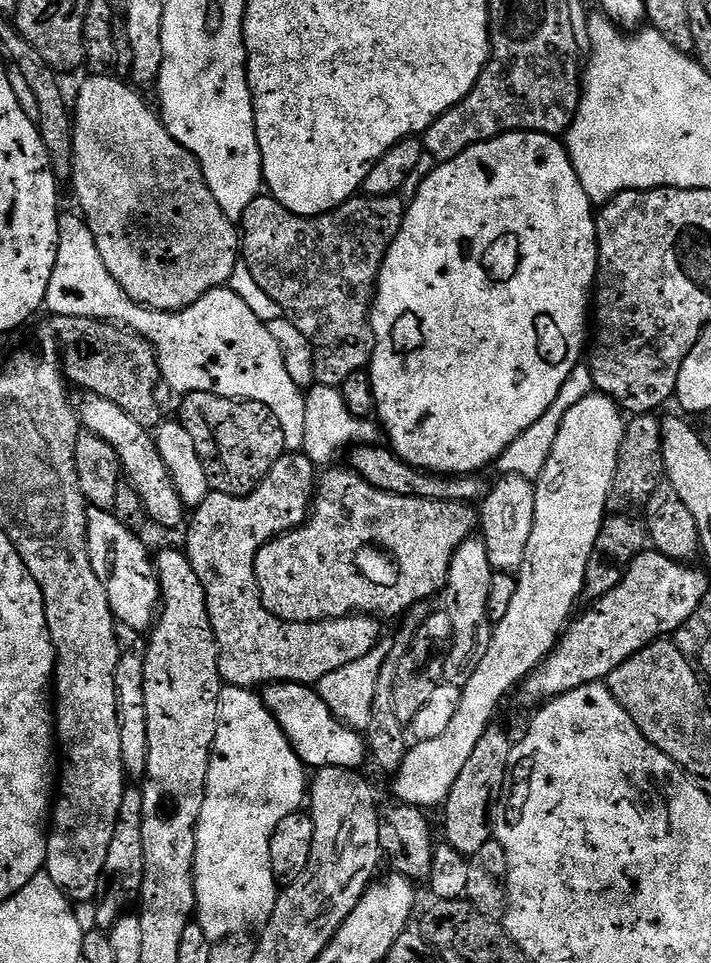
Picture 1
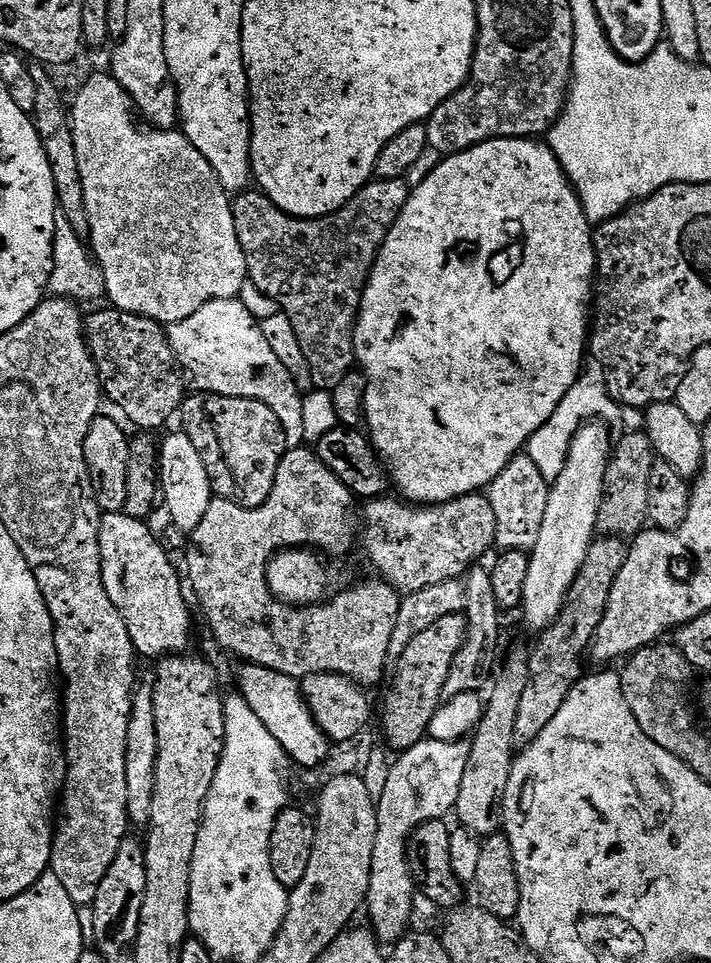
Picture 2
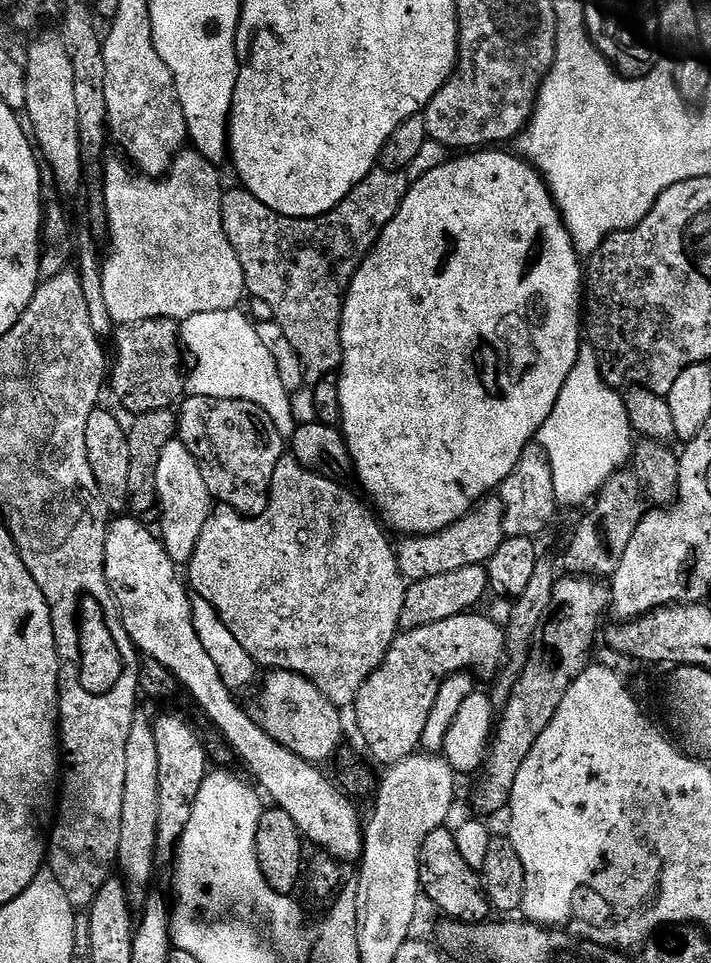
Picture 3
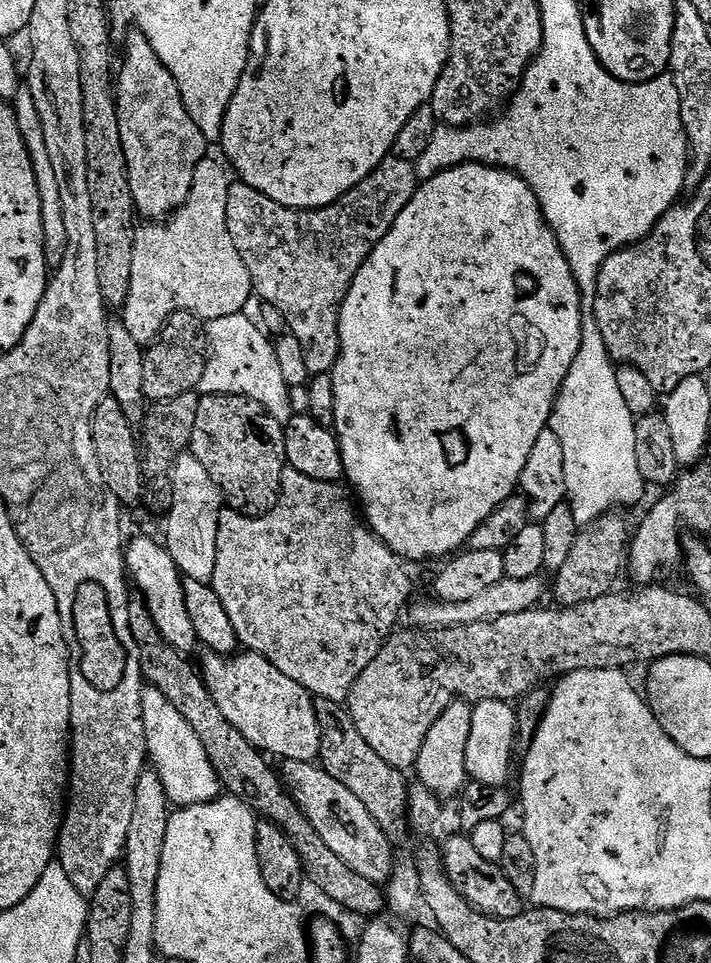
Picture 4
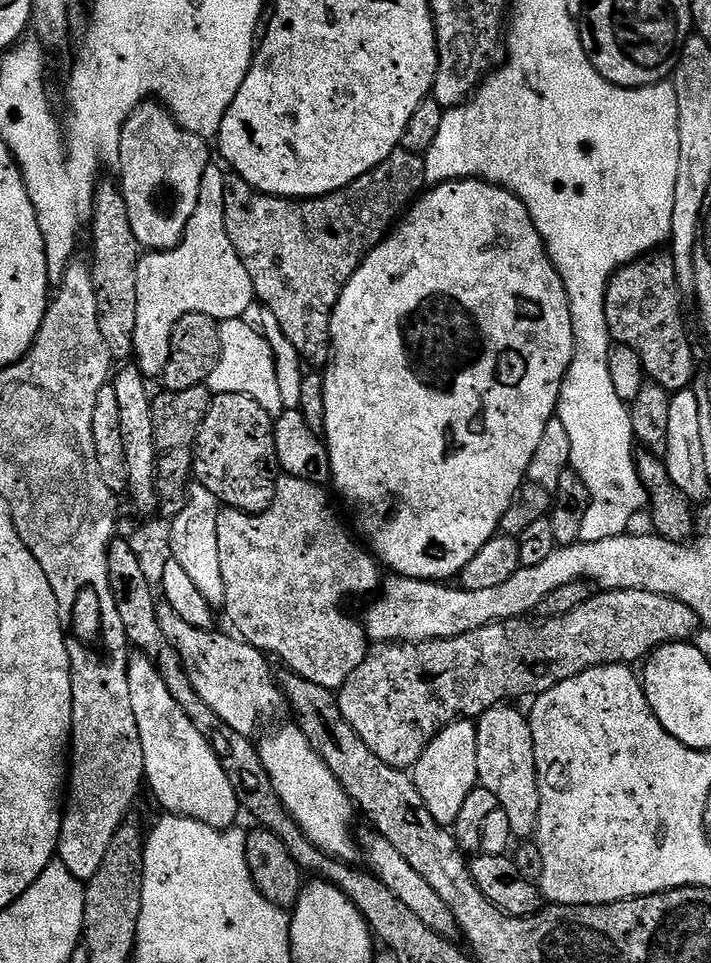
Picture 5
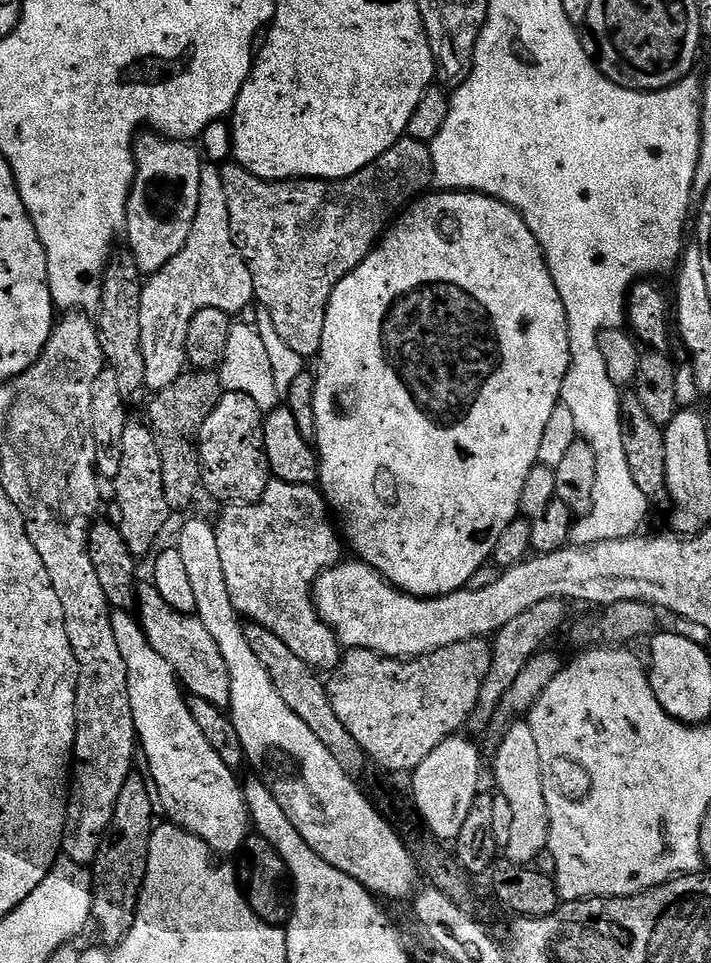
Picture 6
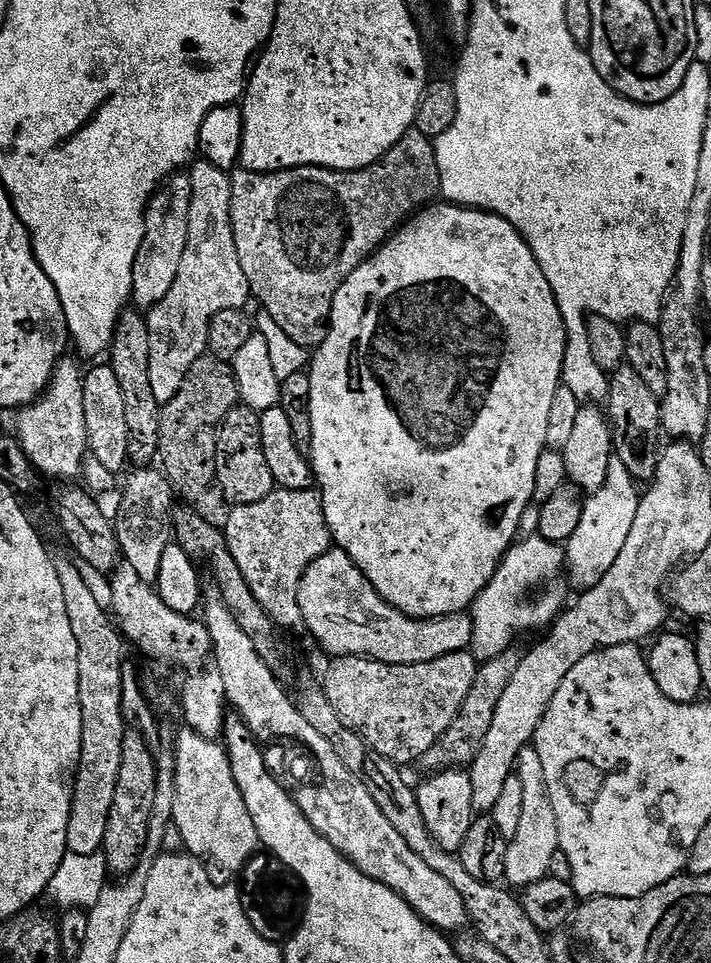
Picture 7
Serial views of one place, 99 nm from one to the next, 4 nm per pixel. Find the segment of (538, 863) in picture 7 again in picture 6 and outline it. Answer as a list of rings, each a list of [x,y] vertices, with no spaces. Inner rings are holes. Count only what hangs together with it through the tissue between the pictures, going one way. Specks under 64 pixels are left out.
[[[531,723],[516,724],[500,740],[496,757],[492,760],[492,776],[496,779],[495,791],[510,802],[514,814],[510,822],[510,842],[502,849],[507,863],[532,866],[536,859],[545,855],[548,846],[550,818],[546,810],[546,794],[542,790],[542,770],[538,758],[538,746],[534,743]]]

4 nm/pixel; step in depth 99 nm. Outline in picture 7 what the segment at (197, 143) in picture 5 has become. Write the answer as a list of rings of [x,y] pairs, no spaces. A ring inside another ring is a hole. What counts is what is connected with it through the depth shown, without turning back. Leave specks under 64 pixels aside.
[[[177,174],[160,185],[156,195],[144,210],[144,221],[148,229],[142,238],[138,258],[134,262],[132,283],[131,303],[137,309],[147,310],[162,302],[162,298],[170,294],[174,278],[178,278],[178,266],[182,263],[182,254],[186,254],[186,238],[190,230],[191,197],[191,179],[187,175]]]

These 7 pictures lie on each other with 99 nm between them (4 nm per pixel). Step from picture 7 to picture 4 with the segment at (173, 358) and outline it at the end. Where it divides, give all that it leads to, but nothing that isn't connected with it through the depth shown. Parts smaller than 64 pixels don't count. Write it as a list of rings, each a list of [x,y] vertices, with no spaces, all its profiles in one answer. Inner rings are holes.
[[[205,158],[197,166],[190,198],[186,198],[184,205],[166,222],[148,222],[137,227],[134,266],[130,270],[130,294],[122,309],[123,331],[134,338],[134,342],[151,345],[176,312],[186,312],[201,321],[214,322],[218,318],[241,315],[248,299],[253,299],[254,289],[246,262],[242,262],[242,254],[238,254],[238,246],[234,246],[234,238],[230,238],[230,230],[226,226],[226,198],[230,198],[230,186],[234,180],[223,163],[220,165],[212,159]]]

